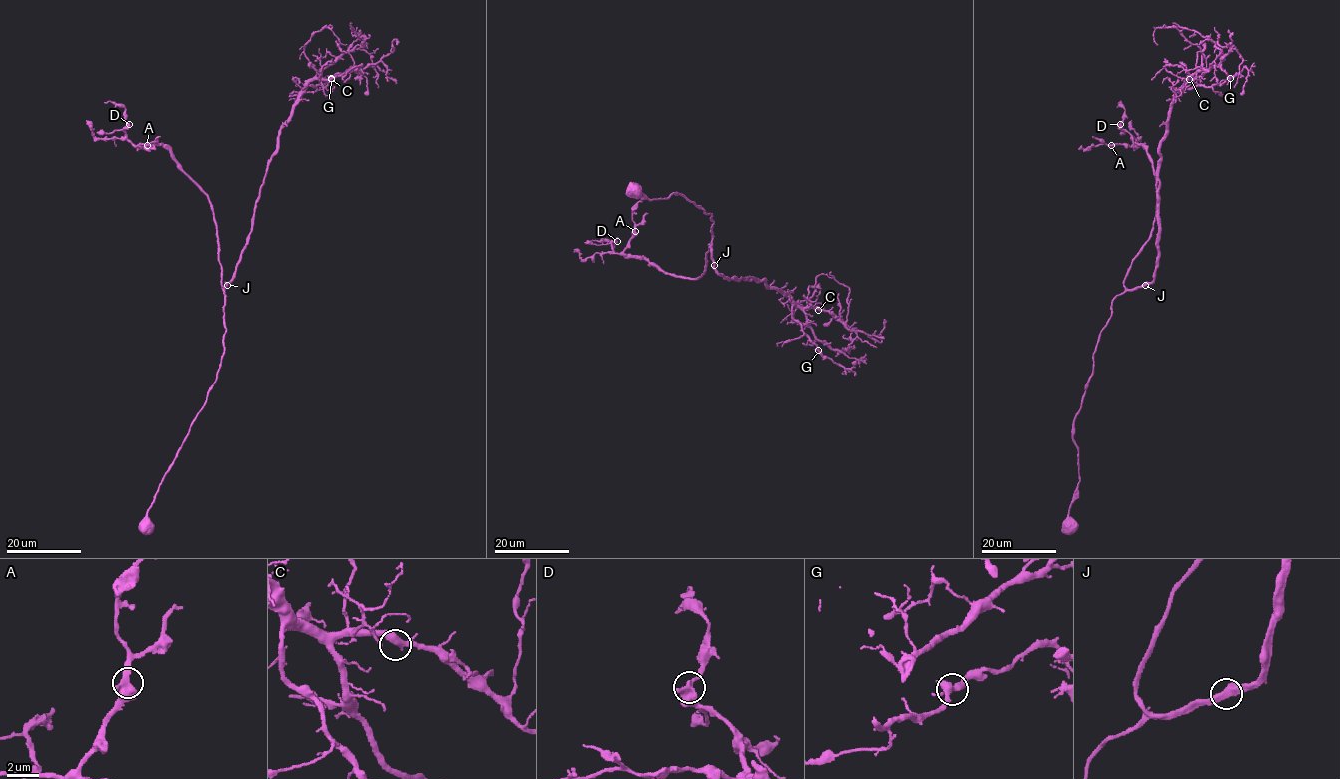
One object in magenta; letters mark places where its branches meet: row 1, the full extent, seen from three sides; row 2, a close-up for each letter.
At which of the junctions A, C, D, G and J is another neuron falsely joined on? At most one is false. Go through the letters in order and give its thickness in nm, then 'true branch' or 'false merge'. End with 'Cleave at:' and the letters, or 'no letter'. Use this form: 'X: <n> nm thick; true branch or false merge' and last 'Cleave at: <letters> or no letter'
A: 460 nm thick; true branch
C: 400 nm thick; true branch
D: 400 nm thick; true branch
G: 460 nm thick; true branch
J: 460 nm thick; true branch
Cleave at: no letter

